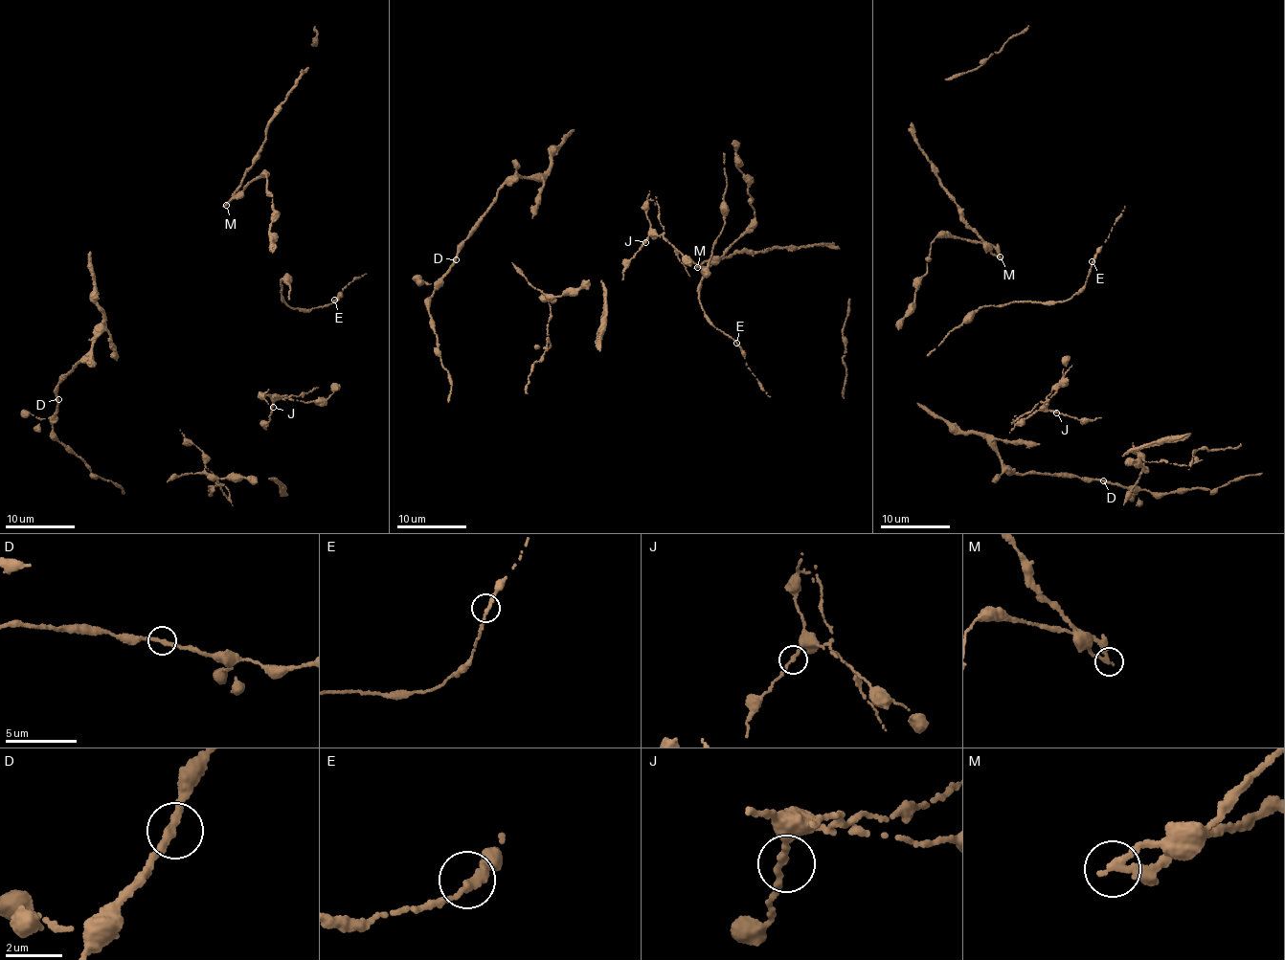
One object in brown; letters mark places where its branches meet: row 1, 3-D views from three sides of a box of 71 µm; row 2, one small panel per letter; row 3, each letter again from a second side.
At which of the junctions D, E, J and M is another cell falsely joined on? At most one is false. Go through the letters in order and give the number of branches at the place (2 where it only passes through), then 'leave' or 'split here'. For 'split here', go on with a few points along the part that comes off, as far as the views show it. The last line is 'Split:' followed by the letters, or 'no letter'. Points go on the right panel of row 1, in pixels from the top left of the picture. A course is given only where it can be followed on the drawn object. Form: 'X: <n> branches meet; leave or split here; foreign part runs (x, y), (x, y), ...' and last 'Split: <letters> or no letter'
D: 2 branches meet; leave
E: 2 branches meet; leave
J: 2 branches meet; leave
M: 2 branches meet; split here
Split: M

